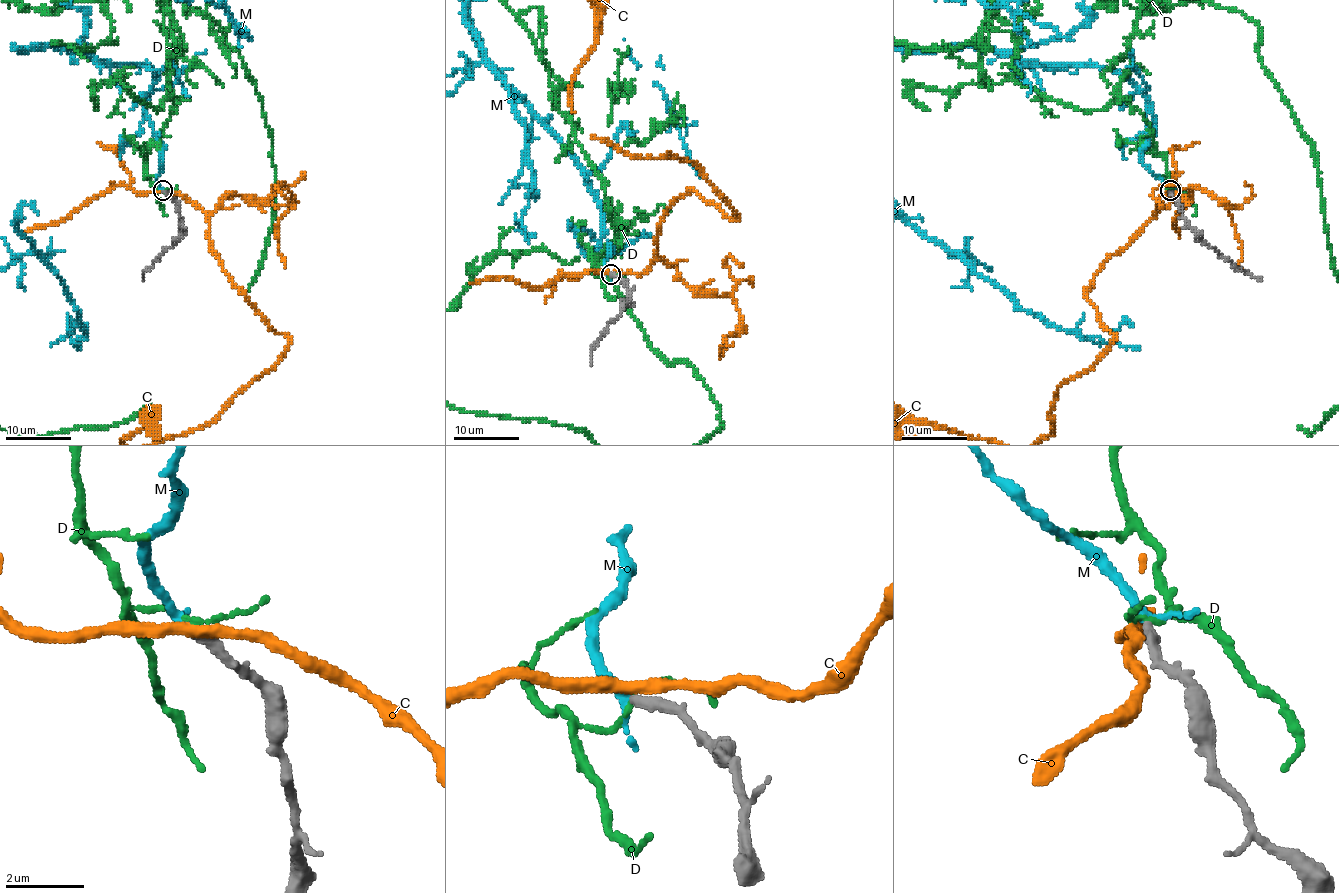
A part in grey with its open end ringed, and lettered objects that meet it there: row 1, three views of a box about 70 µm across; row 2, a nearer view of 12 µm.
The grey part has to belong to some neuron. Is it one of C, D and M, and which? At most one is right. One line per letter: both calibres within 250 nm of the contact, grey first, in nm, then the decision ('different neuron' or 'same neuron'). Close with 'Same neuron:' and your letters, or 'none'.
C: 320/300 nm | different neuron
D: 280/110 nm | different neuron
M: 280/190 nm | same neuron
Same neuron: M

